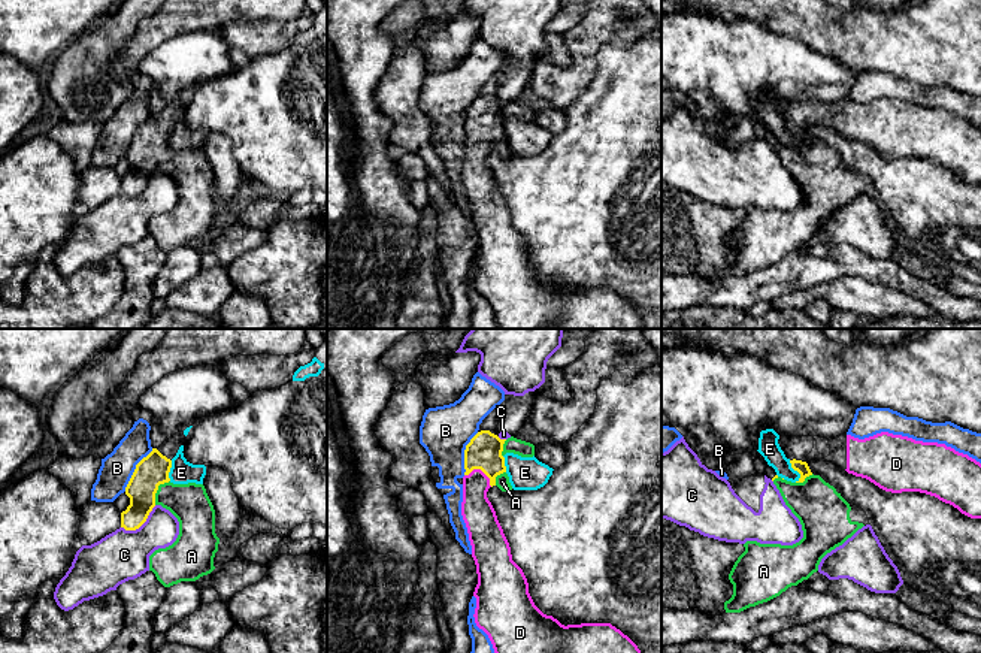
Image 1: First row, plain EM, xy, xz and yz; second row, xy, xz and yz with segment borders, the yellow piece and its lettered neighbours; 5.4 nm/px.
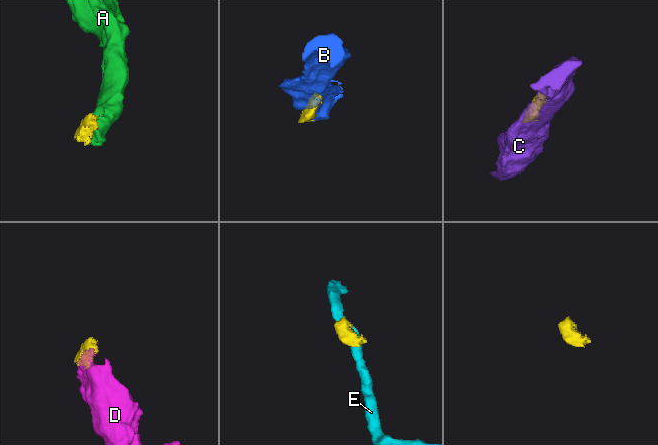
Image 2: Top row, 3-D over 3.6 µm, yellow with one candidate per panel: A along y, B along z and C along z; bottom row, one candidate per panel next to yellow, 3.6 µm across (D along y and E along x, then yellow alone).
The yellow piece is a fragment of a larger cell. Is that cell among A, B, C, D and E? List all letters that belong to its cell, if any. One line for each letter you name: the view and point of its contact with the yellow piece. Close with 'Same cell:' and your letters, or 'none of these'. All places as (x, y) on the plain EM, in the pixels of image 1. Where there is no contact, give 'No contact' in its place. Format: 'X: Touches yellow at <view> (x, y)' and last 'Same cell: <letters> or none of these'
A: Touches yellow at xy (157, 154)
D: Touches yellow at xz (481, 135)
Same cell: A, D

